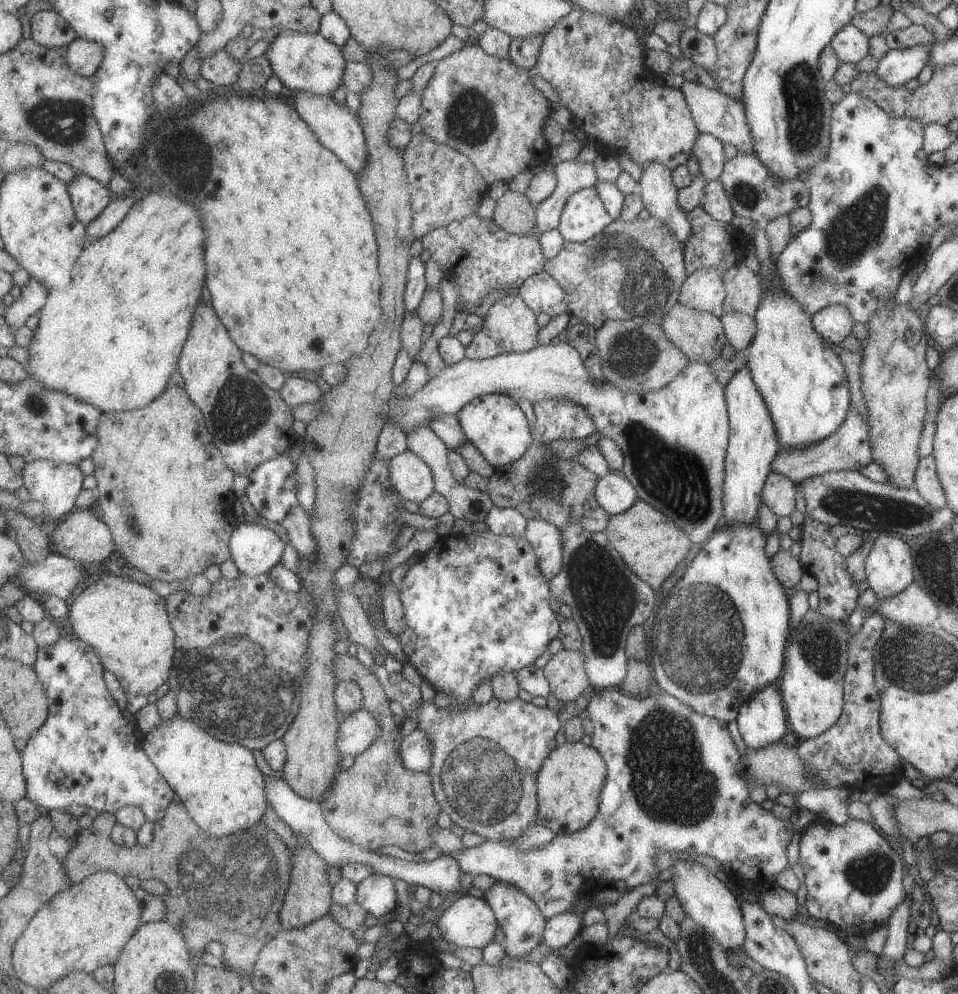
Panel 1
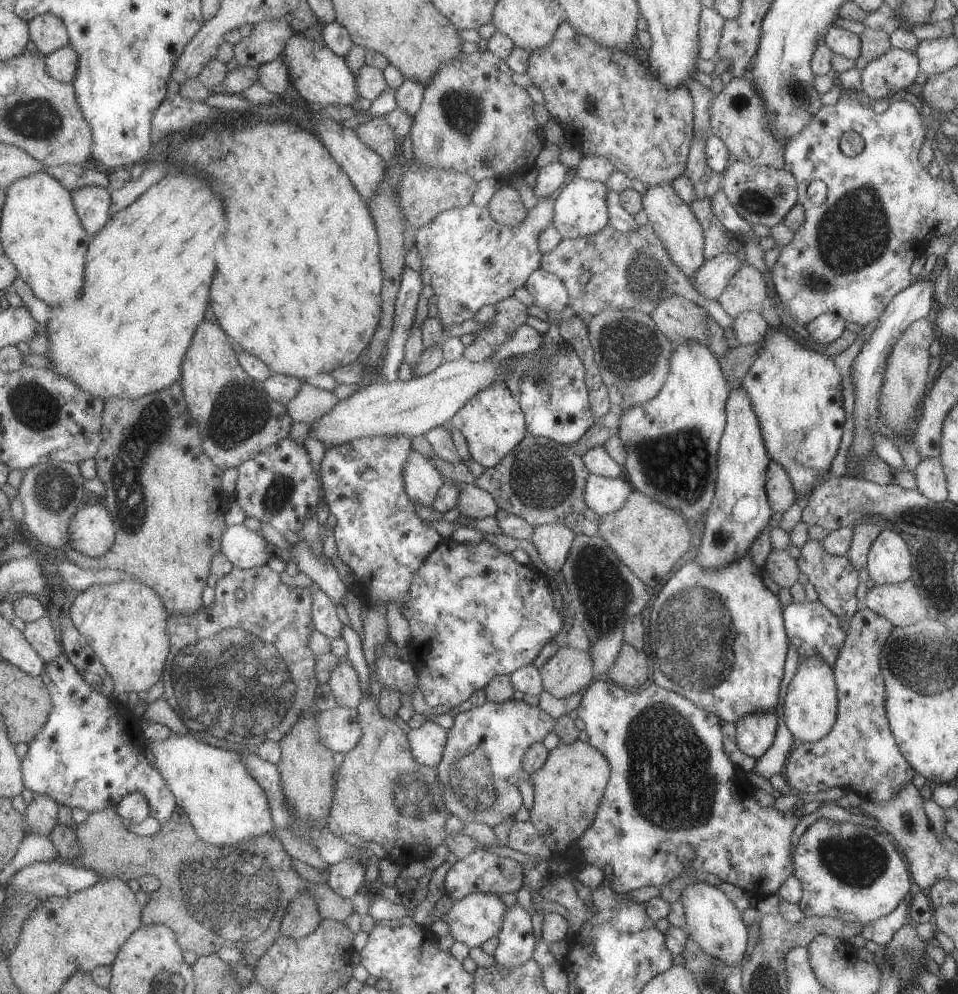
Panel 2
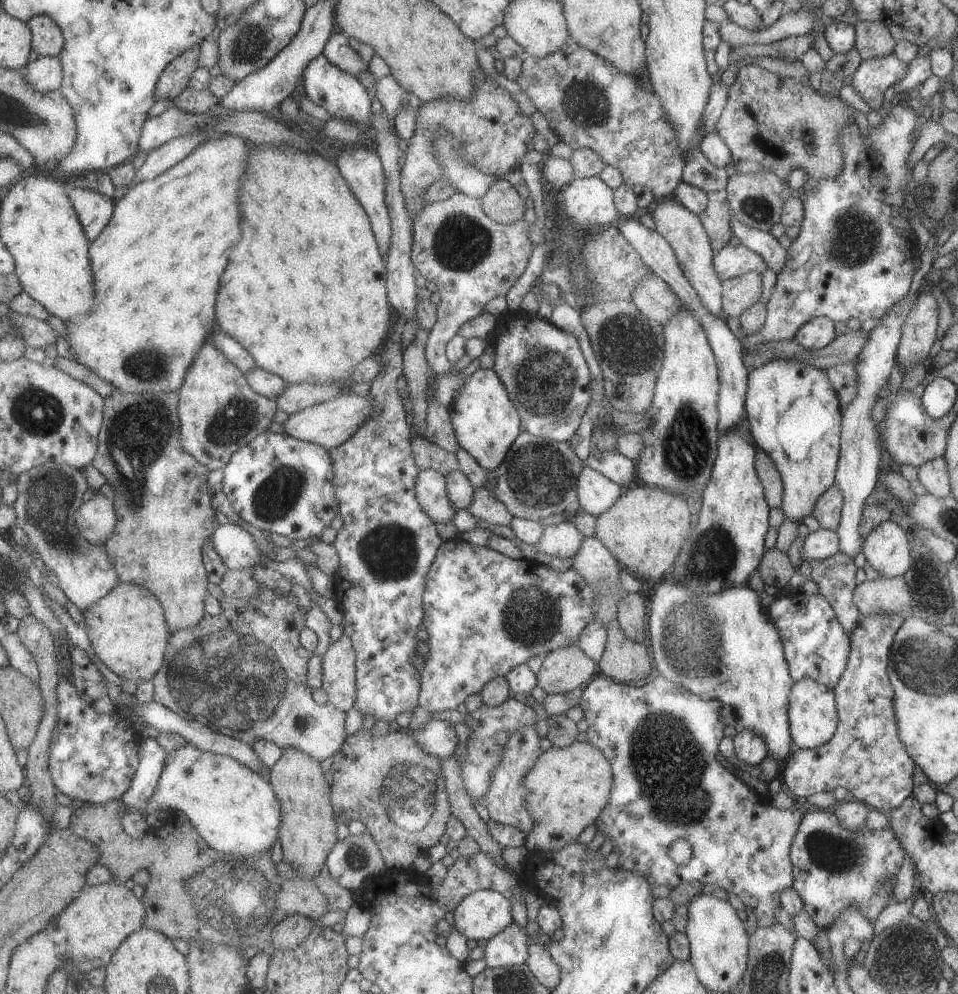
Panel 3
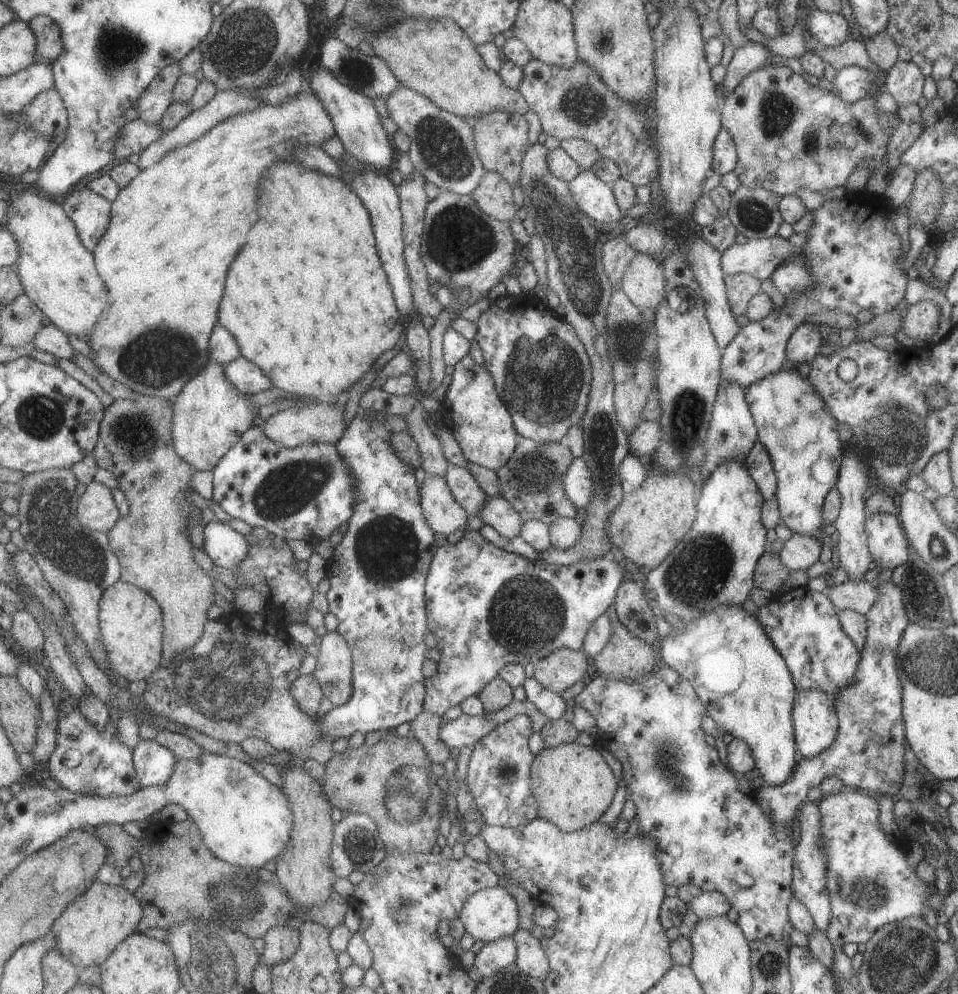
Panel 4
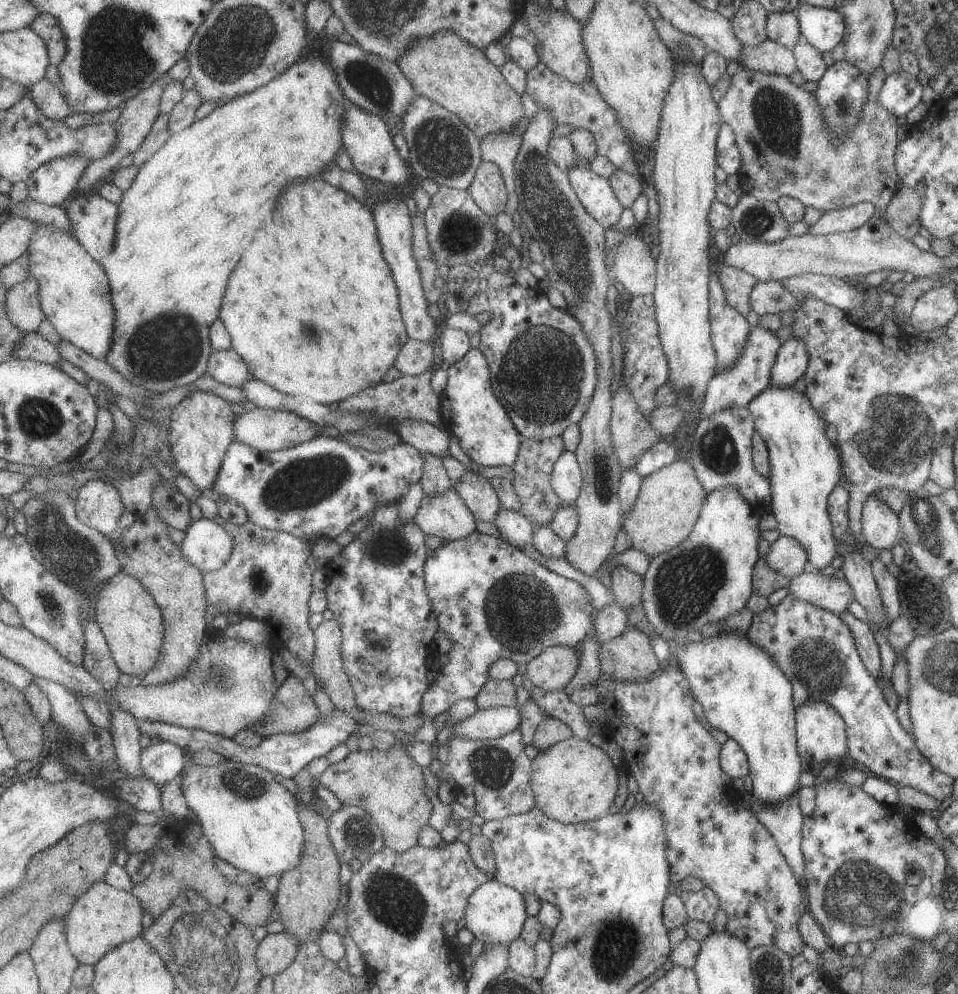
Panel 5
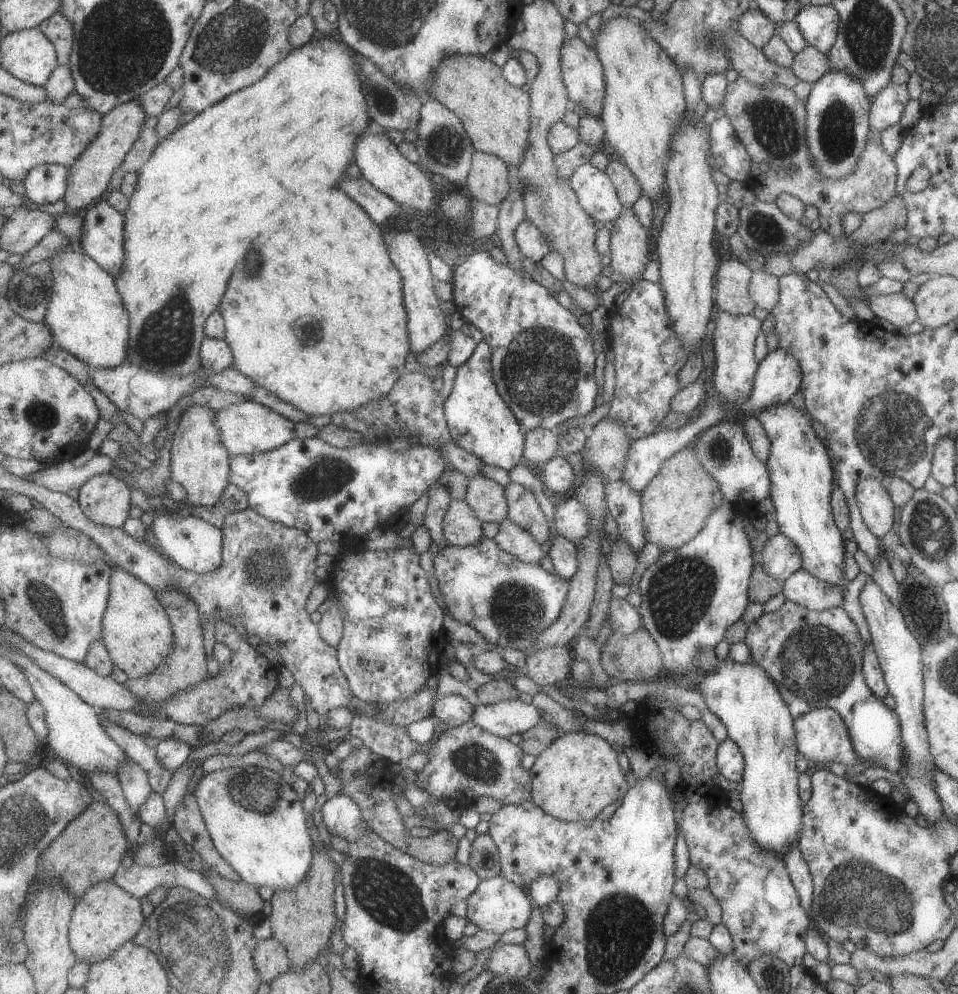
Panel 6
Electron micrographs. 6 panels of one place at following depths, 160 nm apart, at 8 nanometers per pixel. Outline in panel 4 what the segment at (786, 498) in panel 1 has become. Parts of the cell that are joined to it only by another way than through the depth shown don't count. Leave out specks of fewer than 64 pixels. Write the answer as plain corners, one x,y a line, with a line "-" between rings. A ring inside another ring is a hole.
758,440
755,441
755,444
747,453
743,463
764,500
773,499
776,489
776,474
774,473
768,452

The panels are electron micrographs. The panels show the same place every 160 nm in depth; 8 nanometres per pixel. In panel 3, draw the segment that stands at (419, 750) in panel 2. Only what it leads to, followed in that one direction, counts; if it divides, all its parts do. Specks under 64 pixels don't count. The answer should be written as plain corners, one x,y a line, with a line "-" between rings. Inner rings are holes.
429,719
422,729
412,730
410,735
423,752
440,759
453,756
458,741
453,726
448,721
437,719

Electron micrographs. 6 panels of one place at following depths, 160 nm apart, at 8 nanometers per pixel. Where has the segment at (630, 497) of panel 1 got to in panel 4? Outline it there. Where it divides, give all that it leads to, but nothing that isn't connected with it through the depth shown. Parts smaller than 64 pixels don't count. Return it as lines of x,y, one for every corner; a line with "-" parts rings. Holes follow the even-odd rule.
574,457
562,476
565,496
582,511
591,502
593,481
587,463
581,458

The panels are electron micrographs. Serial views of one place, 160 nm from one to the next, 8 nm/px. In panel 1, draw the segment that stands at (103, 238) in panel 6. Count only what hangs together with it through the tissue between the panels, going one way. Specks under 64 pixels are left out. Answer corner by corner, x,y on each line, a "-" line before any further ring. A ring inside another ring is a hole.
79,173
77,180
71,182
68,188
77,219
87,226
97,220
115,198
109,187
84,173

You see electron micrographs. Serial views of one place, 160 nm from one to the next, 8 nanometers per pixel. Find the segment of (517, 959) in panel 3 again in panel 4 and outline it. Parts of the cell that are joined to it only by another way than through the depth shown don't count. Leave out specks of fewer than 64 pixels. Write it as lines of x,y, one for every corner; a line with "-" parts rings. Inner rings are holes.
512,936
484,943
474,956
474,966
481,978
491,976
504,966
516,962
516,944

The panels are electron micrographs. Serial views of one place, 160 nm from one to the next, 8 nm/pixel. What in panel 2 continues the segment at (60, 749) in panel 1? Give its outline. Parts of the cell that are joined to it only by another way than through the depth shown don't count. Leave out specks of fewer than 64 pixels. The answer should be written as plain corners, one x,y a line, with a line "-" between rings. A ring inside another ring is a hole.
65,652
46,664
42,677
52,693
54,707
47,724
29,743
27,755
22,760
26,788
34,794
53,797
59,804
70,808
81,807
89,813
117,807
127,795
142,792
148,797
152,815
161,824
171,819
178,807
177,797
166,784
162,772
150,760
149,739
144,734
141,719
134,715
133,710
115,697
105,696
87,682

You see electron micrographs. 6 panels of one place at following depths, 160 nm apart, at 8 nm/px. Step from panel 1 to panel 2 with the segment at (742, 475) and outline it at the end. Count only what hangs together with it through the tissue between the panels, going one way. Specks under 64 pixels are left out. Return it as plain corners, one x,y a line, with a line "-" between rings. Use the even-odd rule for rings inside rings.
739,384
730,389
725,403
726,423
716,452
715,490
704,516
703,536
693,559
703,570
727,566
748,552
772,515
764,482
770,456
747,391

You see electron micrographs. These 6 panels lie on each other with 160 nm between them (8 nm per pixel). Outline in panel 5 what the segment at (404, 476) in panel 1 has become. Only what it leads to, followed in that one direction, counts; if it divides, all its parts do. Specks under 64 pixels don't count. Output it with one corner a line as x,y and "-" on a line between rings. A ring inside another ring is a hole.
451,486
435,496
424,495
412,519
421,532
441,540
464,539
475,531
475,517

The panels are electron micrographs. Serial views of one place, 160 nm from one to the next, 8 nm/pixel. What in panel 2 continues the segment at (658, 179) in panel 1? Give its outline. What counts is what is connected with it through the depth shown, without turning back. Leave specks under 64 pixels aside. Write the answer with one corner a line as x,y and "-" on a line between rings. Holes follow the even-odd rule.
661,183
647,187
641,195
642,210
655,235
662,242
670,259
692,279
693,273
703,264
704,236
701,225
697,222
688,204
683,202
670,183

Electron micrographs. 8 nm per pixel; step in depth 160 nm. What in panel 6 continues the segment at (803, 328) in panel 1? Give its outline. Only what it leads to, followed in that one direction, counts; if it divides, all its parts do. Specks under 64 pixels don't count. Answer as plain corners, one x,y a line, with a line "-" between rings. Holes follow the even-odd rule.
789,401
761,409
753,417
759,421
770,442
766,467
771,483
770,497
774,508
773,515
779,533
790,538
797,546
802,562
801,569
826,583
832,584
834,587
841,587
843,592
847,583
841,578
844,542
841,540
841,531
835,524
830,507
834,470
825,442
815,434
811,418
805,416
804,411
795,409
795,406
791,405

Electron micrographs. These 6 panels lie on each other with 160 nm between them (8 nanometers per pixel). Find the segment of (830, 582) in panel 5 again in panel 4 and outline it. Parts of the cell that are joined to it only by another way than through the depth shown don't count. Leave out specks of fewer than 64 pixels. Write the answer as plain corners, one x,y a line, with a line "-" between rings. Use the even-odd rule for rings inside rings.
851,579
832,587
826,587
824,594
836,608
836,612
849,609
864,615
878,597
878,588
875,582

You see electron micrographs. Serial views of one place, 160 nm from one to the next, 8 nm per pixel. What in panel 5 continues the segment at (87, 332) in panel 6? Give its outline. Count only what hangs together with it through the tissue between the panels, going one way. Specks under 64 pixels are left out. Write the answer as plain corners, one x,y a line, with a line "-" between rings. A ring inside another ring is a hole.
41,221
36,225
36,233
28,248
31,260
29,278
37,279
40,284
40,299
47,319
61,338
95,358
106,358
116,334
116,308
104,265
95,260
69,231

